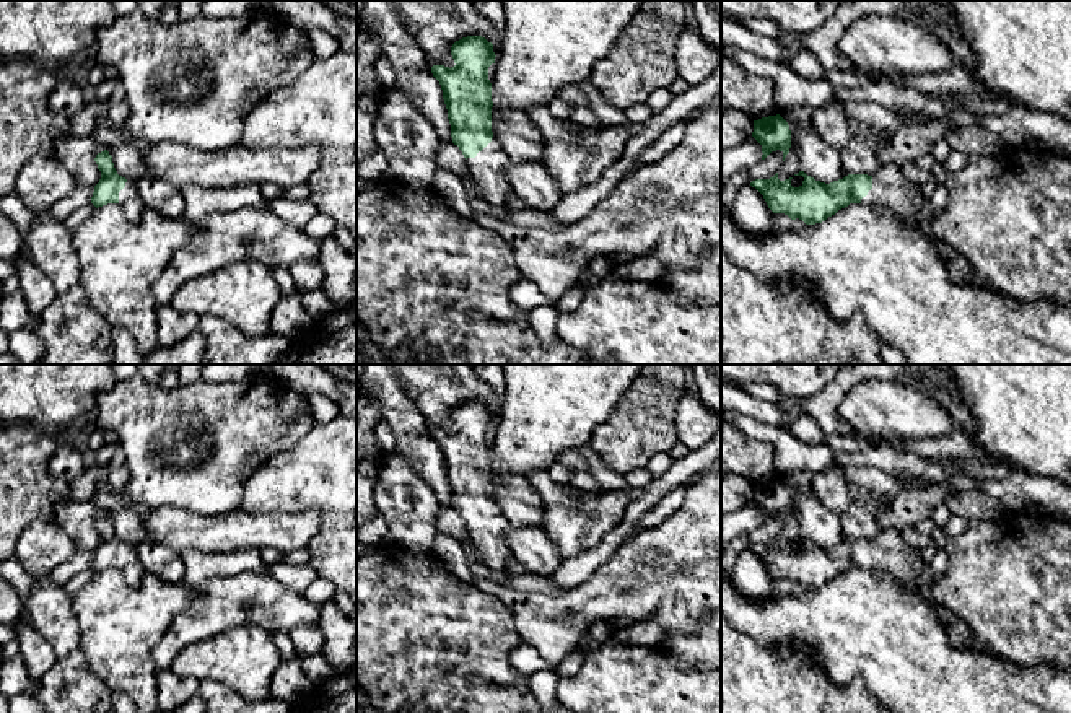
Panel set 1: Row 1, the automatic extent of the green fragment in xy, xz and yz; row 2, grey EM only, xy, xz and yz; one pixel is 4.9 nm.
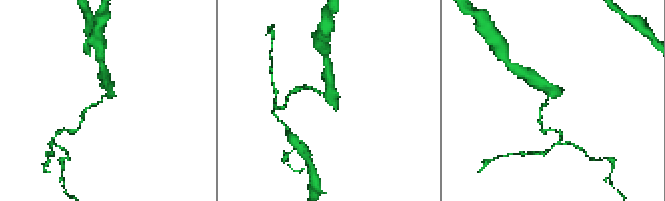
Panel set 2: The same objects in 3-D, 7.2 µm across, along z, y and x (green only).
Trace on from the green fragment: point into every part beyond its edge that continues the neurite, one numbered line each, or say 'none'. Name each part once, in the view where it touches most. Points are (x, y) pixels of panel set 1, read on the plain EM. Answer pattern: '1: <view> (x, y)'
1: xz (490, 547)

